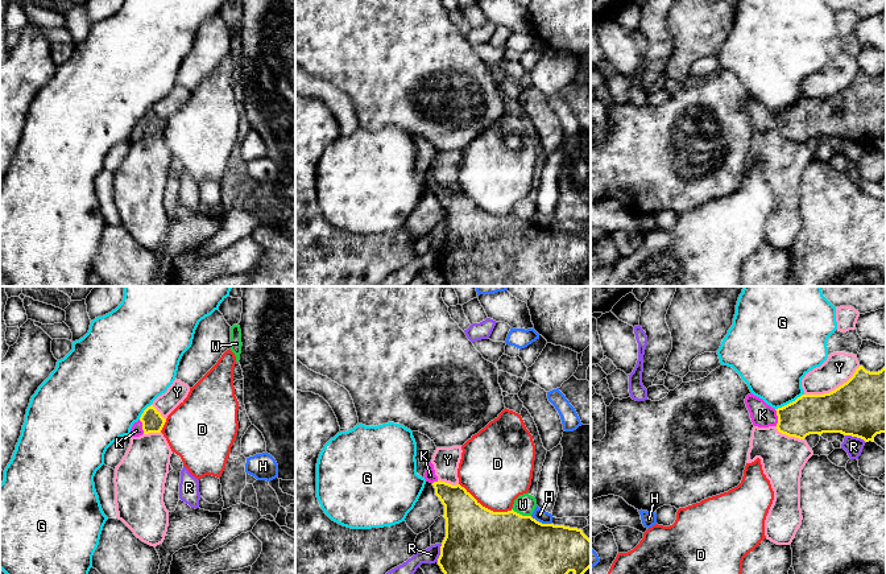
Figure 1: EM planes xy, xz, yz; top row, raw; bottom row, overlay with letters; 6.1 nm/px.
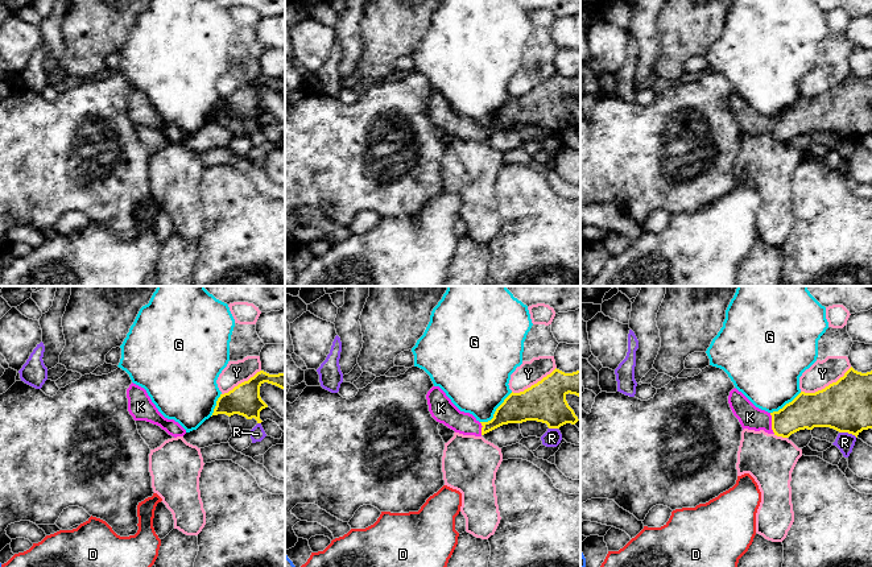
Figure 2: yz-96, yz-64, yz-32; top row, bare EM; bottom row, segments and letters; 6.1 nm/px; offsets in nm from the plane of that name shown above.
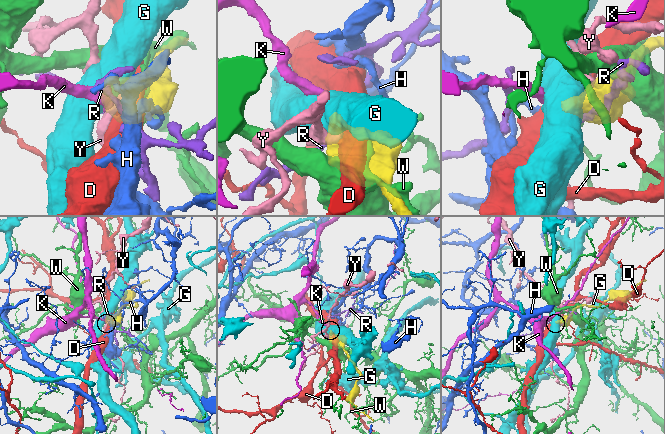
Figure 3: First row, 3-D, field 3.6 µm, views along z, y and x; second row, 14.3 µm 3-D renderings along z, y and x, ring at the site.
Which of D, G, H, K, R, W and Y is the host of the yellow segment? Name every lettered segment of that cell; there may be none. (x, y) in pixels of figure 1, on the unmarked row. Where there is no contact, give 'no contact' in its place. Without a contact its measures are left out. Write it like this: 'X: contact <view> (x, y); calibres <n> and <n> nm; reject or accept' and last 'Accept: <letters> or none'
D: contact xz (484, 211); calibres 480 and 440 nm; reject
G: contact yz (790, 107); calibres 240 and 380 nm; reject
H: contact xz (541, 227); calibres 500 and 80 nm; reject
K: contact yz (778, 122); calibres 240 and 140 nm; accept
R: contact yz (856, 140); calibres 380 and 110 nm; reject
W: contact xz (521, 219); calibres 500 and 130 nm; reject
Y: contact yz (832, 95); calibres 380 and 190 nm; reject
Accept: K

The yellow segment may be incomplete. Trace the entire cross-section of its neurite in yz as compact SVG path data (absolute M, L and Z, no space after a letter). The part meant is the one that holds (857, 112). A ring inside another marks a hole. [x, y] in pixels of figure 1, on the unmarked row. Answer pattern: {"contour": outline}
{"contour": "M860 70L853 80L824 99L802 99L795 106L774 113L762 103L748 99L746 112L754 131L775 131L779 137L804 144L810 139L841 137L874 146L874 141L886 137L886 70L878 77L866 75Z"}

